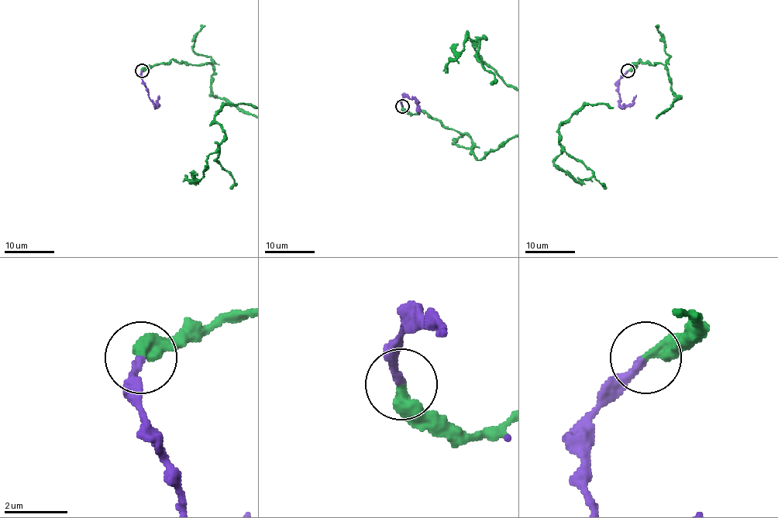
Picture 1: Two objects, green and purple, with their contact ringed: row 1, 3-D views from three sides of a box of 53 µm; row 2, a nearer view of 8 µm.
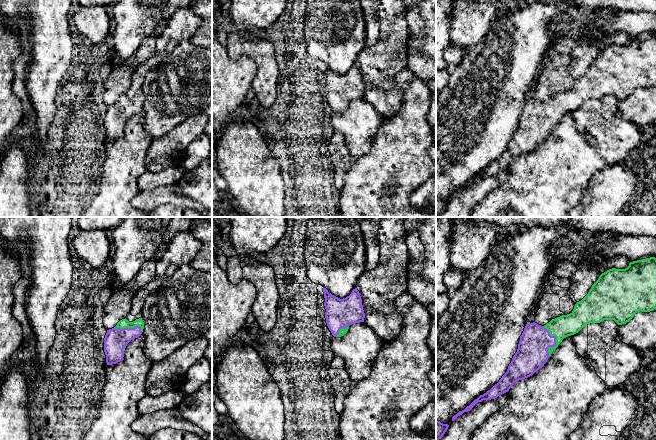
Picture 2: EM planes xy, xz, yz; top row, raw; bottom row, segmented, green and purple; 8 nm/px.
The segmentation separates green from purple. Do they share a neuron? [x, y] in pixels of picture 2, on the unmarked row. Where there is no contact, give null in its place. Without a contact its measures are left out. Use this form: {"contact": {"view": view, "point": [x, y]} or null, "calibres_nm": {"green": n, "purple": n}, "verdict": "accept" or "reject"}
{"contact": {"view": "yz", "point": [556, 117]}, "calibres_nm": {"green": 180, "purple": 240}, "verdict": "accept"}

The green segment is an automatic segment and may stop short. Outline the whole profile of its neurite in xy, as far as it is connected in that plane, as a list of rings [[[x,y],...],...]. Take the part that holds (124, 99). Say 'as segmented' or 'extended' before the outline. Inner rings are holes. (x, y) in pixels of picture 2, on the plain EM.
extended; [[[126,94],[107,106],[104,114],[104,128],[107,141],[116,140],[123,136],[127,120],[140,112],[144,105],[142,94],[129,98]]]

